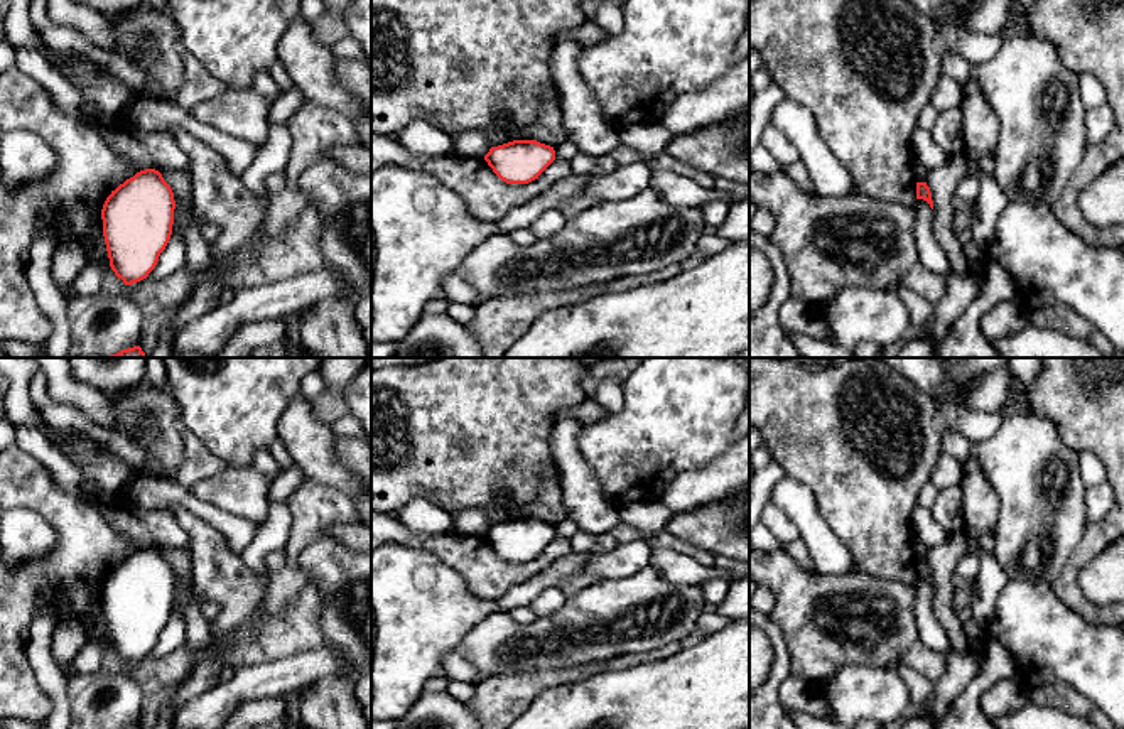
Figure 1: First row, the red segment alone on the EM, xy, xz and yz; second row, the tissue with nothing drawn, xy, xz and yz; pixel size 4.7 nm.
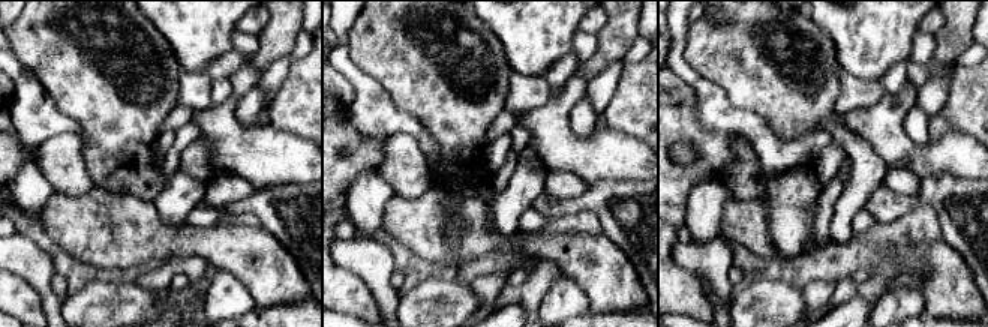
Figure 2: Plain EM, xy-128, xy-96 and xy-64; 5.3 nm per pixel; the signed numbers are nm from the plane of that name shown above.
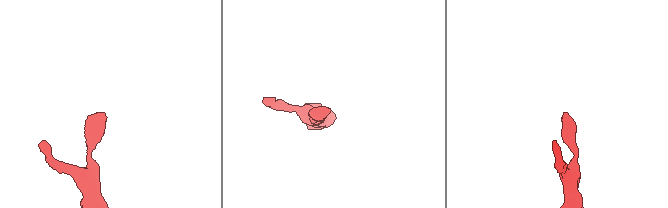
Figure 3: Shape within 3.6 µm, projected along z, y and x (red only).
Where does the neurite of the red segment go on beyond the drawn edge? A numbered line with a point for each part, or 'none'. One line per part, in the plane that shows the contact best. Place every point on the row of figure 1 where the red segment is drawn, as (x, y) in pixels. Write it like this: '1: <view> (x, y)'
none

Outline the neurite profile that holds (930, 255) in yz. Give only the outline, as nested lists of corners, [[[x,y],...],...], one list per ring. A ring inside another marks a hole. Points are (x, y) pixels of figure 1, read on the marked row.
[[[916,199],[913,206],[916,208],[915,241],[918,248],[918,262],[943,278],[950,273],[952,267],[932,233],[933,209],[923,199]]]

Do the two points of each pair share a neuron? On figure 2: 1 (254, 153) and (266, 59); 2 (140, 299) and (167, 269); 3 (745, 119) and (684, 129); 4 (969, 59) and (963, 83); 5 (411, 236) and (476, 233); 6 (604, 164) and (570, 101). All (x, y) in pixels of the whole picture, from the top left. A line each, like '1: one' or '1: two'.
1: two
2: two
3: two
4: two
5: one
6: one

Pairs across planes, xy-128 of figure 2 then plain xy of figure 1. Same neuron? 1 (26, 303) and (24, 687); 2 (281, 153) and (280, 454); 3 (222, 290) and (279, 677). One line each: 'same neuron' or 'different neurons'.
1: same neuron
2: different neurons
3: different neurons

